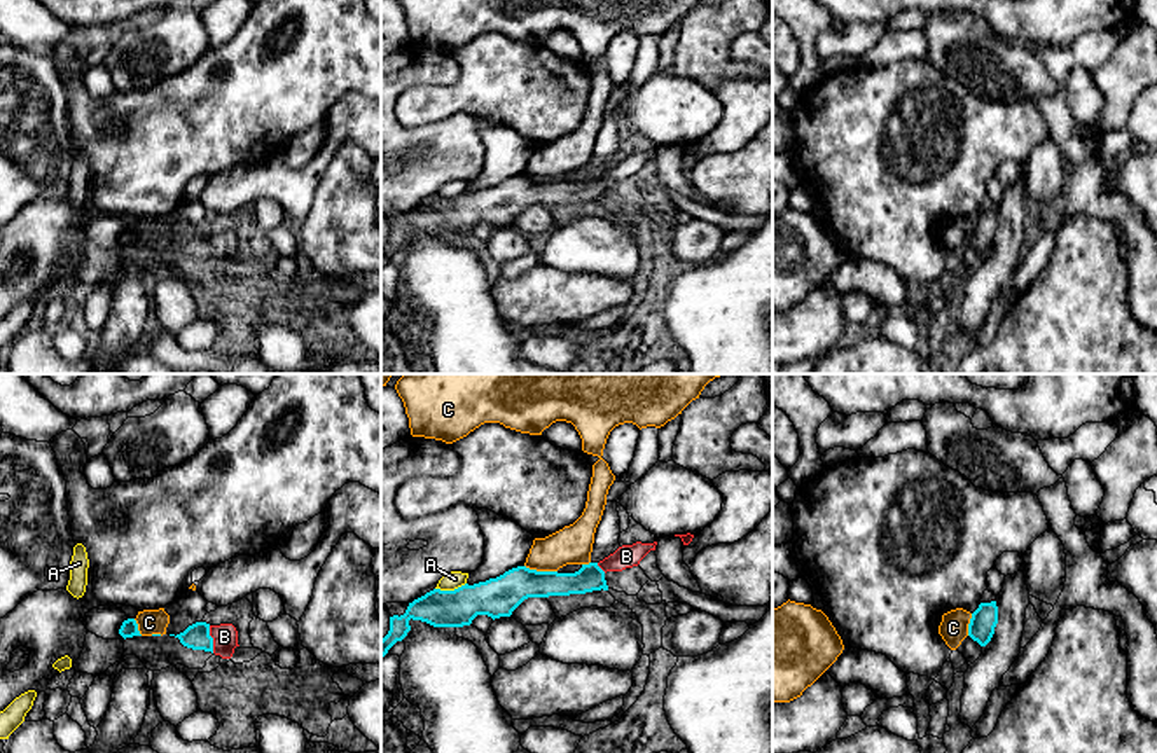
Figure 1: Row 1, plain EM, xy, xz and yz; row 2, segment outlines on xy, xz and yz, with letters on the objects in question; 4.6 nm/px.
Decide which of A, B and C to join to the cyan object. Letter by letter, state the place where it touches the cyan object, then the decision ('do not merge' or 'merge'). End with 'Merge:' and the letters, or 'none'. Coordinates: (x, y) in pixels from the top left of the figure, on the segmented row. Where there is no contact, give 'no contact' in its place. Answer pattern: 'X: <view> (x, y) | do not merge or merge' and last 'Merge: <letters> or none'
A: xz (450, 591) | do not merge
B: xy (212, 640) | merge
C: xz (540, 572) | do not merge
Merge: B

